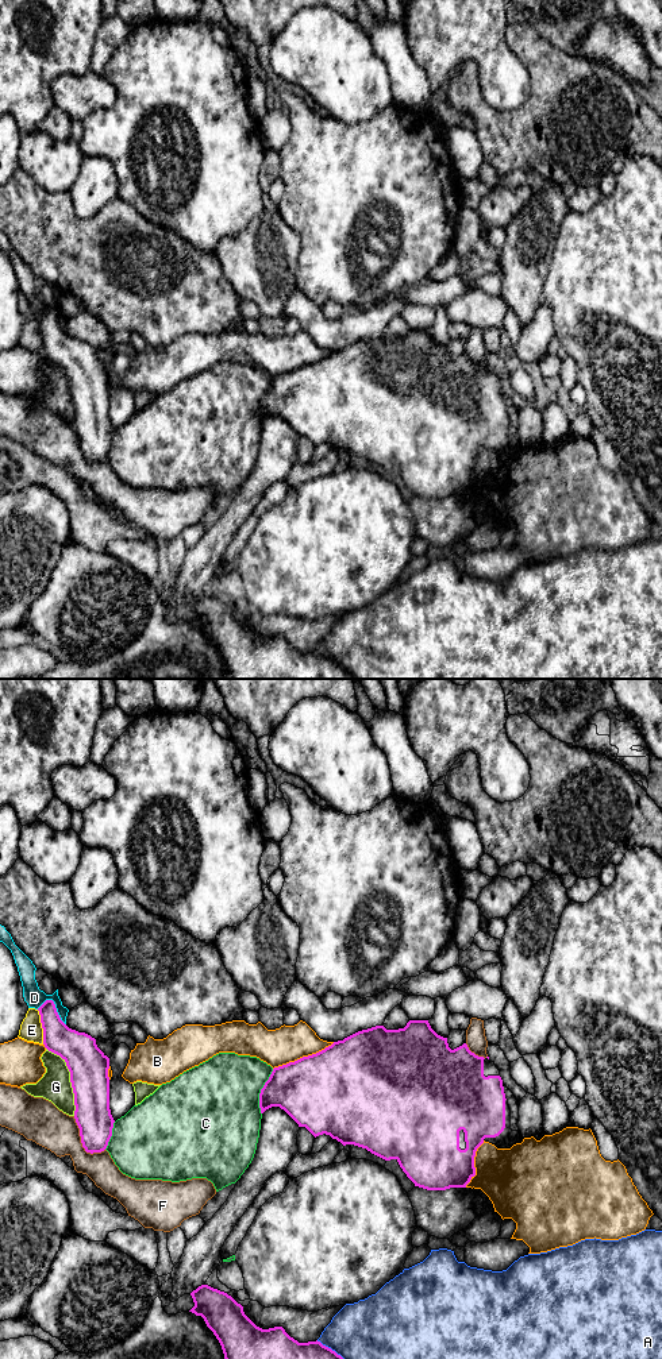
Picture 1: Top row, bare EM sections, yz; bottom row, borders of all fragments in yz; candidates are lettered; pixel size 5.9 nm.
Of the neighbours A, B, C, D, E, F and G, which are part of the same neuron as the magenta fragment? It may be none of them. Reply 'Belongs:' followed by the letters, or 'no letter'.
Belongs: no letter

